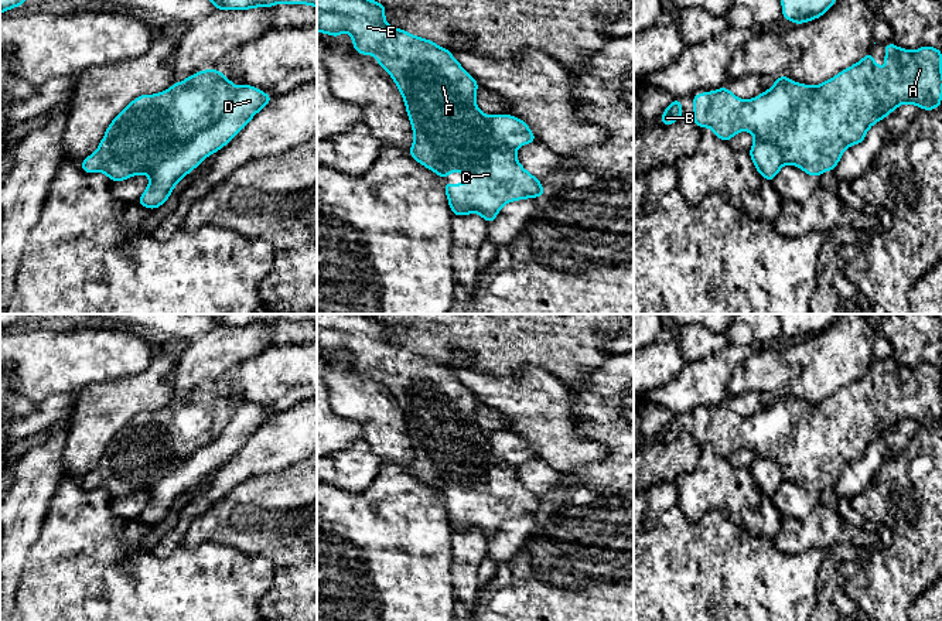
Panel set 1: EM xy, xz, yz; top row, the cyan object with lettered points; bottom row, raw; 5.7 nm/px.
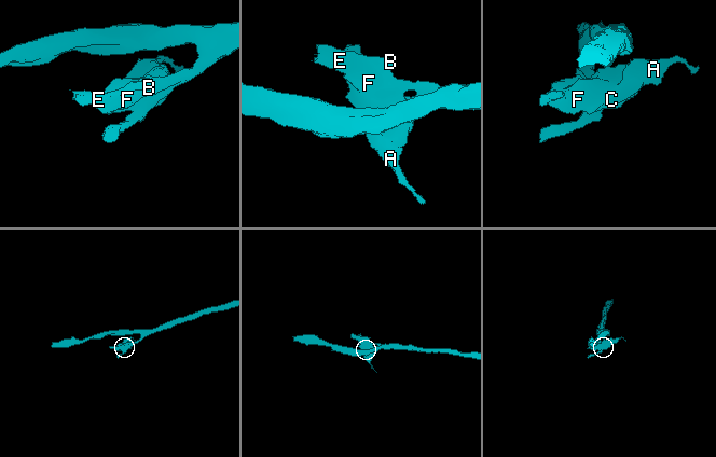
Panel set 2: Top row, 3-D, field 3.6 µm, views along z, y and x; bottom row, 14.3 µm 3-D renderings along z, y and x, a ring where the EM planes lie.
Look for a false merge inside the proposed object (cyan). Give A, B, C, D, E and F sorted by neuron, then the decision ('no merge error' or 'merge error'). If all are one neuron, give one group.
groups A B C E F / D; merge error

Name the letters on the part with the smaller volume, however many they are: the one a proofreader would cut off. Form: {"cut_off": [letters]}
{"cut_off": ["A", "B", "C", "E", "F"]}

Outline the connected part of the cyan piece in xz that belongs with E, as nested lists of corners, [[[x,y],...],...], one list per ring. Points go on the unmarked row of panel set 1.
[[[317,314],[317,349],[339,354],[347,347],[356,371],[375,372],[378,382],[390,390],[403,413],[413,444],[414,458],[409,471],[416,478],[433,487],[443,497],[453,488],[460,488],[468,494],[467,501],[444,501],[453,532],[477,529],[491,540],[505,521],[546,511],[539,495],[530,492],[516,478],[516,467],[492,453],[487,433],[475,422],[475,409],[479,405],[477,397],[455,378],[448,366],[436,362],[433,358],[414,354],[405,347],[390,344],[383,337],[385,330],[383,321],[365,314]]]

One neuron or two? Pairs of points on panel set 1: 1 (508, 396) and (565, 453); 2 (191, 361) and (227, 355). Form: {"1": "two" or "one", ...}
{"1": "one", "2": "one"}

